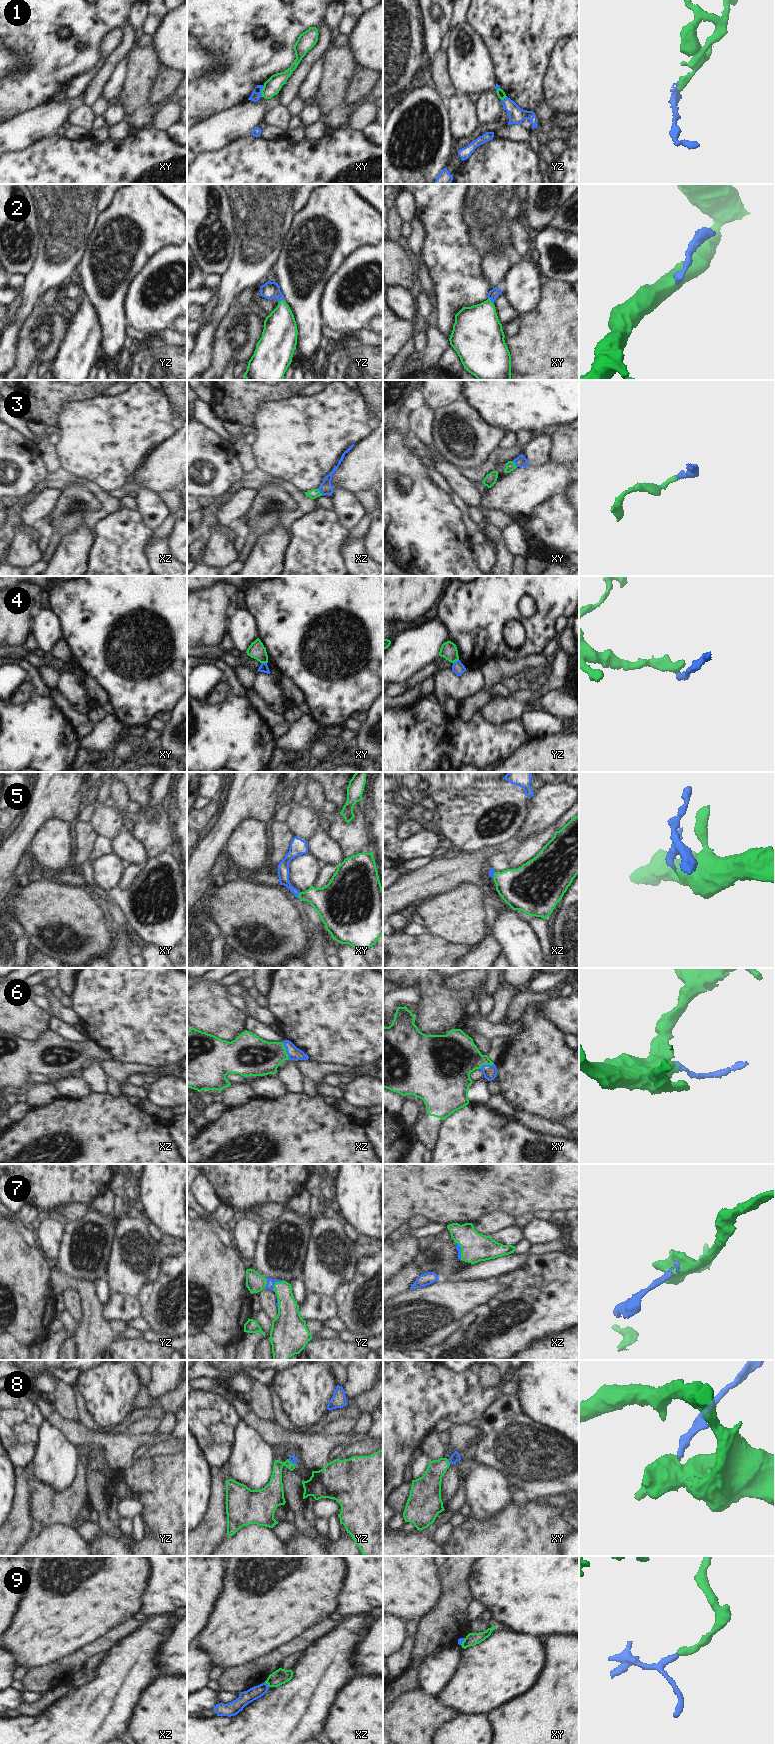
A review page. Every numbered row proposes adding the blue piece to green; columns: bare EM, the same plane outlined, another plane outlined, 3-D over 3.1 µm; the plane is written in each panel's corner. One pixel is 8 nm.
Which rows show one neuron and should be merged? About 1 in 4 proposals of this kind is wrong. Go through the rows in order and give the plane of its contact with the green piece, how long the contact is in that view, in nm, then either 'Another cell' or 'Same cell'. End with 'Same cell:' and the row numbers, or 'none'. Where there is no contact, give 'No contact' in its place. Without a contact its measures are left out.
1: Touches green in xy. Shared border 100 nm. Another cell
2: Touches green in yz. Shared border 60 nm. Same cell
3: Touches green in xz. Shared border 70 nm. Same cell
4: Touches green in xy. Shared border 50 nm. Another cell
5: Touches green in xy. Shared border 50 nm. Same cell
6: Touches green in xz. Shared border 160 nm. Same cell
7: Touches green in yz. Shared border 120 nm. Same cell
8: Touches green in xy. Shared border 50 nm. Same cell
9: Touches green in xz. Shared border 60 nm. Another cell
Same cell: 2, 3, 5, 6, 7, 8

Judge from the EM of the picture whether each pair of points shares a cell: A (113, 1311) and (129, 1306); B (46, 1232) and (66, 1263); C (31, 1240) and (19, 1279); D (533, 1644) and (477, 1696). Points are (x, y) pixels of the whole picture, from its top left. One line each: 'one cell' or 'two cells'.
A: one cell
B: two cells
C: two cells
D: one cell

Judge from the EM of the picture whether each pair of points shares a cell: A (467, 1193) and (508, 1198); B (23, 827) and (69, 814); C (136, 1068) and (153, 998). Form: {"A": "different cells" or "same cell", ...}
{"A": "same cell", "B": "same cell", "C": "different cells"}

